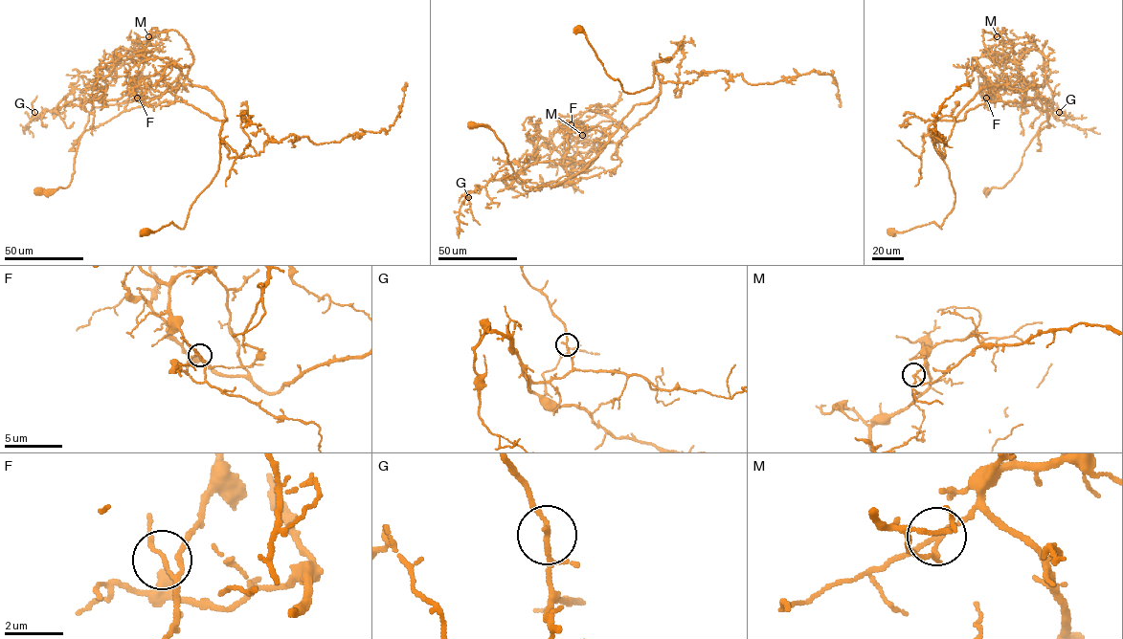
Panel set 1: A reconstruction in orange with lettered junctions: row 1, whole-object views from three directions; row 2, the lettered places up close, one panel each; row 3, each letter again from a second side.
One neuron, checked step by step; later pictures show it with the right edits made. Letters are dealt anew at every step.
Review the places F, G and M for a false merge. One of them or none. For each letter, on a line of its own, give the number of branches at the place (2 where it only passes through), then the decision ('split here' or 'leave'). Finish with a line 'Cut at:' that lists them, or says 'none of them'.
F: branches 3; leave
G: branches 3; leave
M: branches 3; split here
Cut at: M

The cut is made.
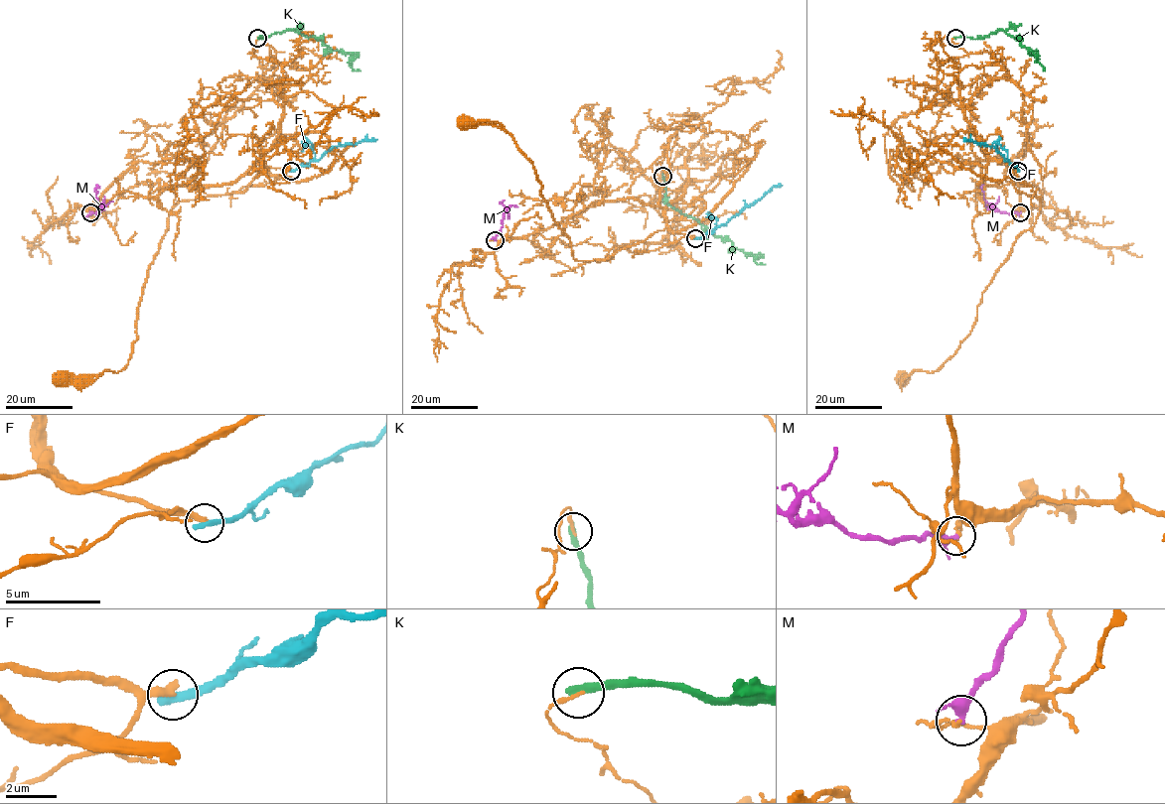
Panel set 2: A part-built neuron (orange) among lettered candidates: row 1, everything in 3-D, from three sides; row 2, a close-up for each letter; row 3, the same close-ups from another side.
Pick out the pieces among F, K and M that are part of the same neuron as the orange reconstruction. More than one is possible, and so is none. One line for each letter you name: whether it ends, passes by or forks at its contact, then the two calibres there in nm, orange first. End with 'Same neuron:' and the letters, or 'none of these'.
Same neuron: none of these

